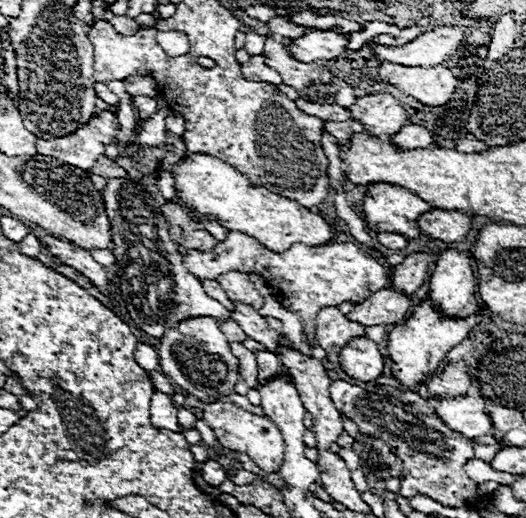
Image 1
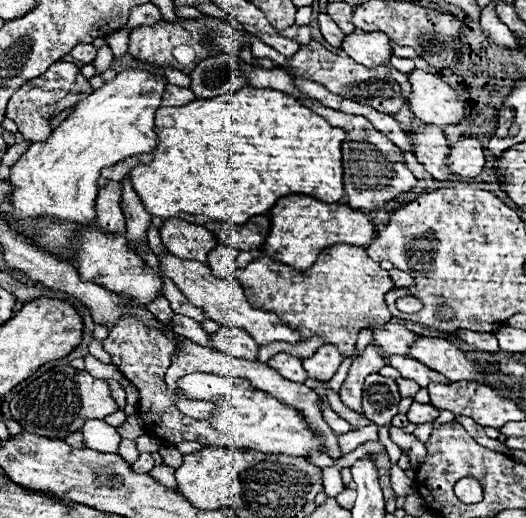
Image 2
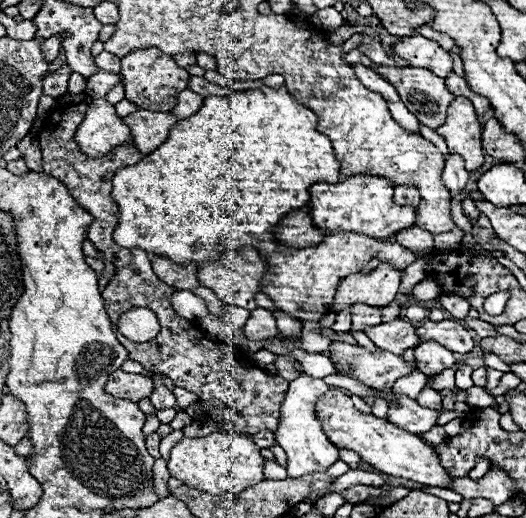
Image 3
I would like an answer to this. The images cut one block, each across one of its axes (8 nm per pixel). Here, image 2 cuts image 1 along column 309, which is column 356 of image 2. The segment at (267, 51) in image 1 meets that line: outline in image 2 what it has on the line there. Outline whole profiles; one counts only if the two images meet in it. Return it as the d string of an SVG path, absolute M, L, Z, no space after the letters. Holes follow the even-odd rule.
M310 40L292 58L288 58L288 66L284 66L284 68L290 72L290 76L304 76L308 80L314 80L314 82L326 86L332 94L340 94L354 102L368 104L386 114L398 112L408 102L408 96L412 92L408 74L402 74L400 70L396 70L392 66L374 66L374 68L360 66L350 56L338 56L338 54L326 50L316 40Z

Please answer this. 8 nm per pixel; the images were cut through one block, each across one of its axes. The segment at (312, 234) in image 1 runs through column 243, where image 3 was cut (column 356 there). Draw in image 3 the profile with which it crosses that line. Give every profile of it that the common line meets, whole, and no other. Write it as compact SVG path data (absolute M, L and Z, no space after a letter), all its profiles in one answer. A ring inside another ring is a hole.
M348 176L336 184L312 184L308 214L314 220L314 226L326 232L358 232L372 238L390 238L398 230L410 228L416 222L416 208L400 206L394 202L394 186L384 176Z

